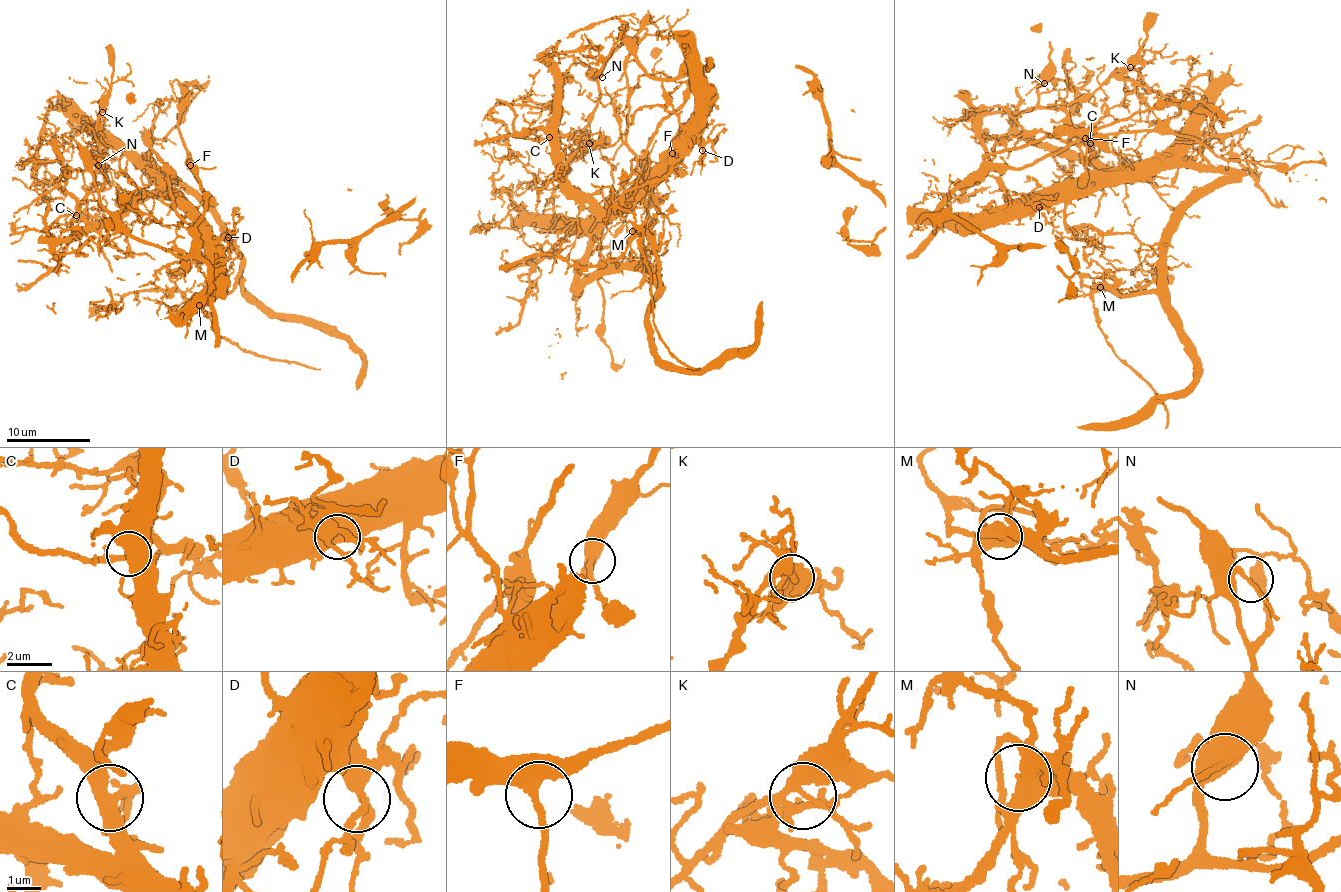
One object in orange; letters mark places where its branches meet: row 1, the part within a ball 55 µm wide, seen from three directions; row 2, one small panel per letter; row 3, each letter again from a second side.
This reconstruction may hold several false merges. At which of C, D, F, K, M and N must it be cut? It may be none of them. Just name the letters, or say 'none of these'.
K

